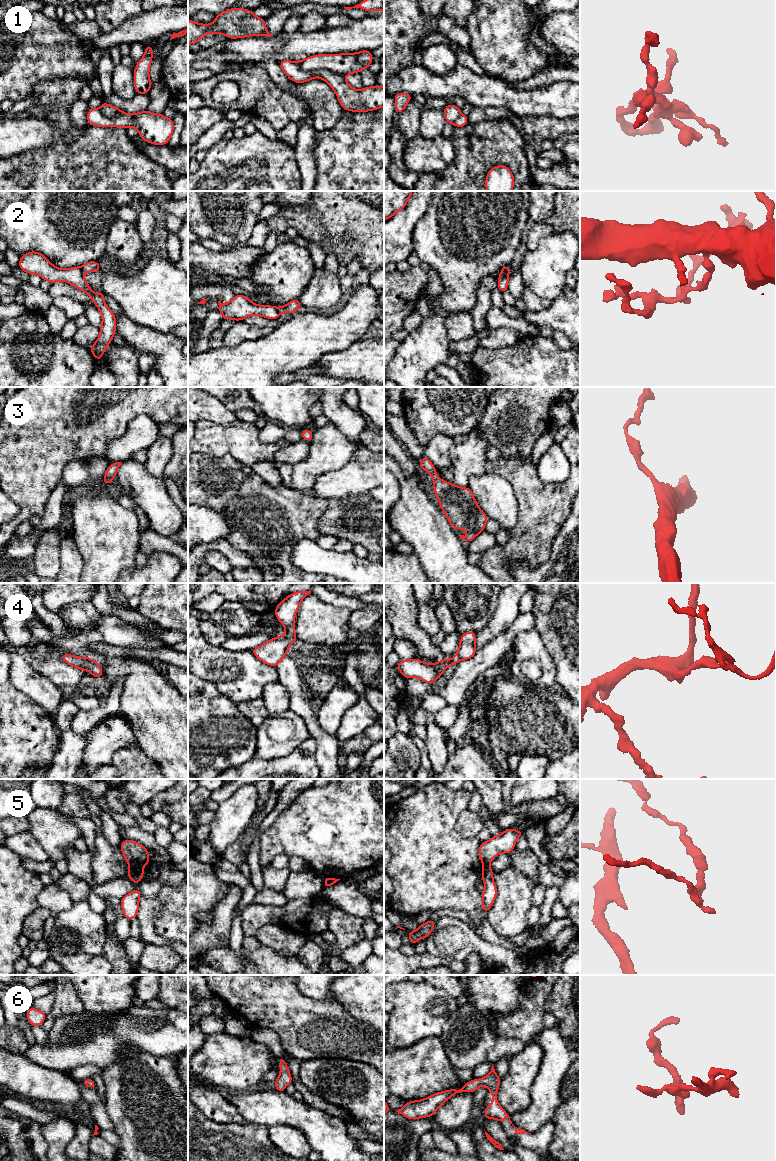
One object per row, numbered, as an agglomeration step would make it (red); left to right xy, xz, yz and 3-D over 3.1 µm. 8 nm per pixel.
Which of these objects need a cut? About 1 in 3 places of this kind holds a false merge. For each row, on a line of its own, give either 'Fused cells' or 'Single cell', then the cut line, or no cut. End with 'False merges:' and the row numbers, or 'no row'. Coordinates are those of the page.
1: Fused cells. Split along xz (293, 62), (303, 70), (328, 69), (344, 77)
2: Fused cells. Split along xy (80, 267), (83, 272)
3: Single cell. No split
4: Single cell. No split
5: Fused cells. Split along xy (130, 864), (136, 864), (141, 867)
6: Single cell. No split
False merges: 1, 2, 5

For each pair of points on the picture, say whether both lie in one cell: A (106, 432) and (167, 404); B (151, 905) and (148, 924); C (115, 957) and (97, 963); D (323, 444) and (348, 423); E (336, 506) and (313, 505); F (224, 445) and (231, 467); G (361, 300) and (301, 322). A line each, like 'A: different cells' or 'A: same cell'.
A: same cell
B: same cell
C: different cells
D: different cells
E: different cells
F: different cells
G: same cell

